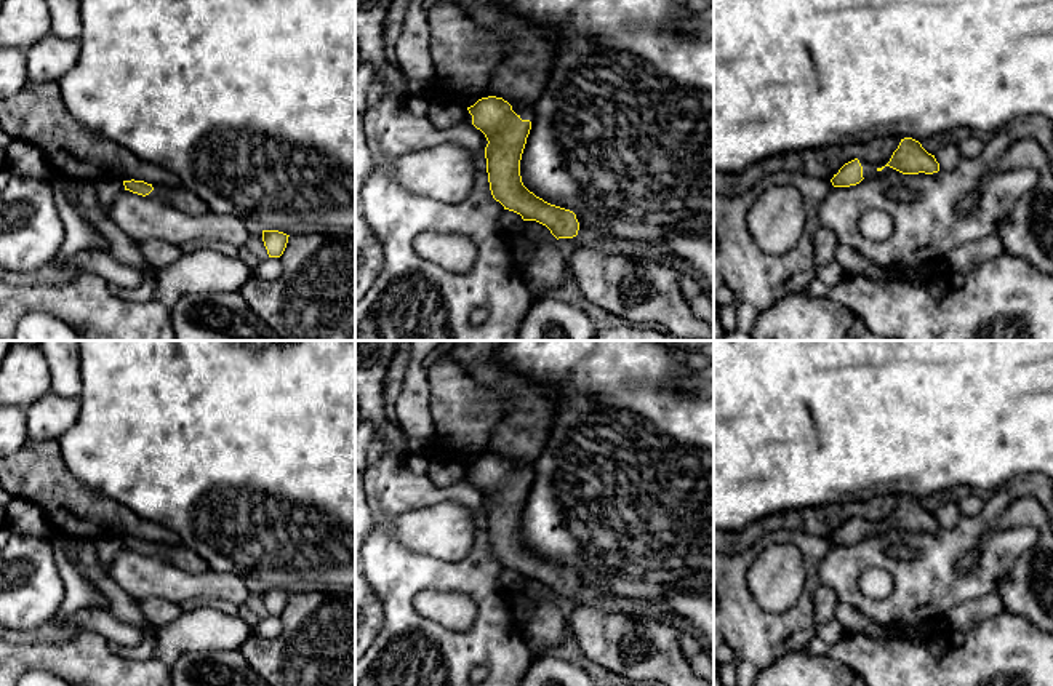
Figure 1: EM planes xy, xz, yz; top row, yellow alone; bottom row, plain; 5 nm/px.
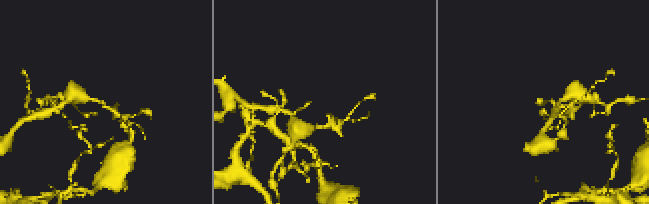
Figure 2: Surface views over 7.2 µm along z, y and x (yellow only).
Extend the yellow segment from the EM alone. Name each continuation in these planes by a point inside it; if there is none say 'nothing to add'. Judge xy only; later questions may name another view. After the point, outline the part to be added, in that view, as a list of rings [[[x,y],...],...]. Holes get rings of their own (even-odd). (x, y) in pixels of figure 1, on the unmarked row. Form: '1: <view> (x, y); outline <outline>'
1: xy (180, 555); outline [[[157,544],[152,545],[154,548],[149,553],[146,553],[147,556],[165,558],[174,566],[181,568],[182,571],[192,574],[208,571],[206,563],[200,560],[195,555],[195,552],[184,544],[165,545],[165,547]]]

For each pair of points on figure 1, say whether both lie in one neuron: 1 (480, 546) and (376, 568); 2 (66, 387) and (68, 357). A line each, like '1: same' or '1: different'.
1: same
2: same

